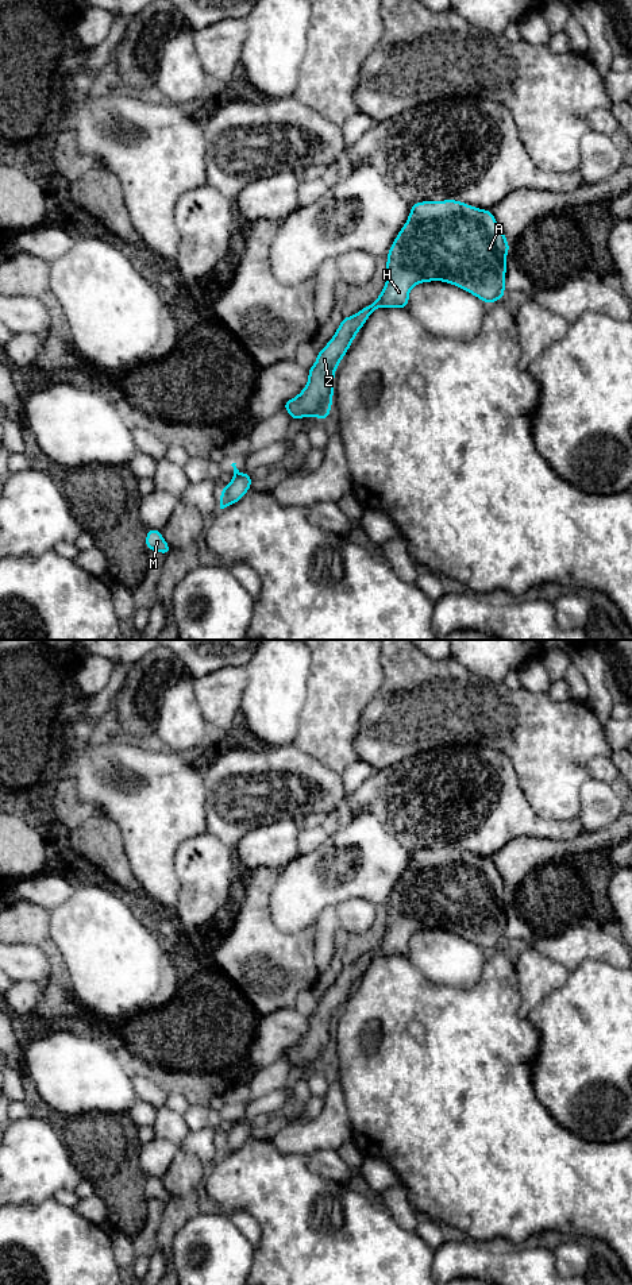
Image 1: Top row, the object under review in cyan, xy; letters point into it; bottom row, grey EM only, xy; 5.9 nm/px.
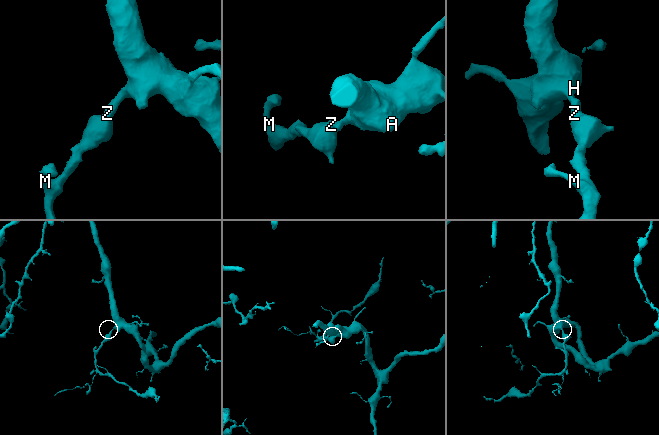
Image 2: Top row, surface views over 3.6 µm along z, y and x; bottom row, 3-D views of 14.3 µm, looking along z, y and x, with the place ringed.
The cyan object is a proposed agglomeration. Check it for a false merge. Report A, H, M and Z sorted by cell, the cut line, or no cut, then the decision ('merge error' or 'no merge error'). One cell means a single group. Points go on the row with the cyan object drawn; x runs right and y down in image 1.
A H M Z; no cut; no merge error

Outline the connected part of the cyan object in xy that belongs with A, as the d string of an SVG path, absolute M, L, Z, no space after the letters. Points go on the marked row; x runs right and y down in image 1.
M442 200L442 201L421 201L415 202L411 207L411 213L406 223L400 229L397 238L393 240L390 250L386 255L386 283L379 293L378 298L367 306L363 306L352 317L344 316L339 324L335 335L325 344L325 347L317 351L315 364L308 368L308 383L294 398L286 400L281 409L289 410L289 418L297 420L304 417L317 417L320 420L328 420L334 398L334 378L338 364L344 358L350 346L352 344L357 333L365 325L370 315L378 308L401 308L406 309L409 302L409 292L417 283L442 281L455 285L467 293L478 297L486 305L490 305L505 296L505 275L506 275L506 255L509 252L509 243L498 225L496 217L490 209L479 209L473 205L458 200Z

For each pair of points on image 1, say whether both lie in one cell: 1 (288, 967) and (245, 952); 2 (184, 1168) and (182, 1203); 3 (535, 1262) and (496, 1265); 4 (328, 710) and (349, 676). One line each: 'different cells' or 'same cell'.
1: same cell
2: same cell
3: same cell
4: same cell

